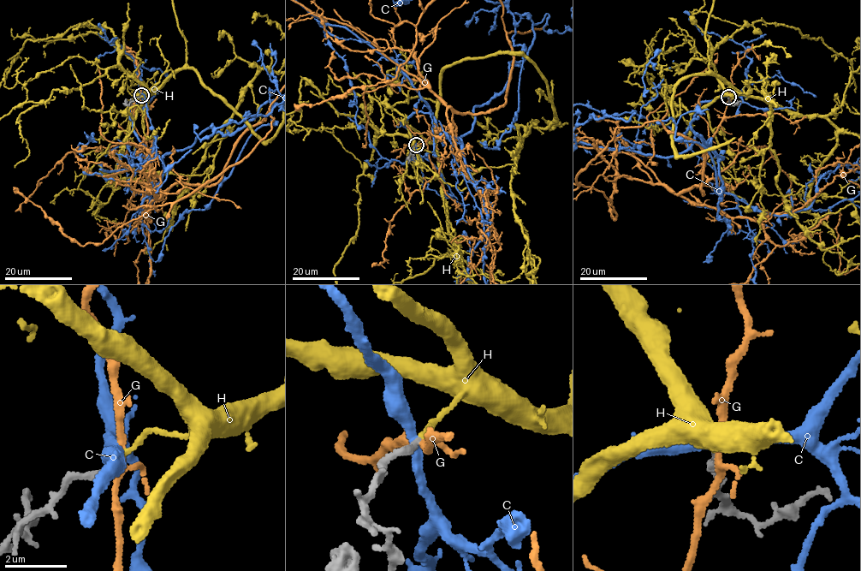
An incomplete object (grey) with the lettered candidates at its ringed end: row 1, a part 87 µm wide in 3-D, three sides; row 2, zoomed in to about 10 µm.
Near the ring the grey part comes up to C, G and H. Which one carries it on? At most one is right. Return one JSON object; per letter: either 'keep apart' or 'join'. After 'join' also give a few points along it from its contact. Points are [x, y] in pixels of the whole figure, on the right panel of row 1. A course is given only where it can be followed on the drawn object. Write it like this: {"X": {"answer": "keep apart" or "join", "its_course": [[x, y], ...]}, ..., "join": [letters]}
{"C": {"answer": "keep apart"}, "G": {"answer": "keep apart"}, "H": {"answer": "join"}, "join": ["H"]}

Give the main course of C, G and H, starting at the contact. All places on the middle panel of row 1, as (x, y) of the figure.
C: (416, 145), (400, 122), (427, 113), (428, 104), (395, 62)
G: (416, 145), (454, 130), (453, 114), (502, 106), (506, 32), (543, 28)
H: (417, 145), (433, 140), (436, 104), (418, 96), (402, 102), (311, 98), (296, 86)

